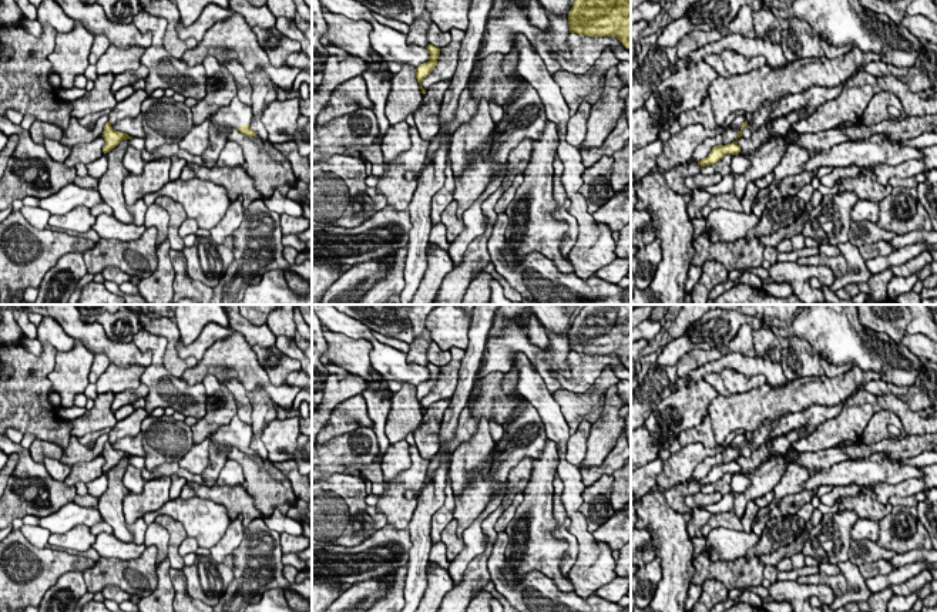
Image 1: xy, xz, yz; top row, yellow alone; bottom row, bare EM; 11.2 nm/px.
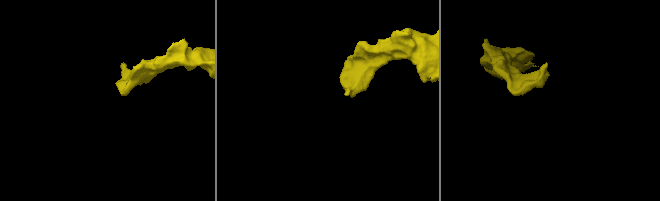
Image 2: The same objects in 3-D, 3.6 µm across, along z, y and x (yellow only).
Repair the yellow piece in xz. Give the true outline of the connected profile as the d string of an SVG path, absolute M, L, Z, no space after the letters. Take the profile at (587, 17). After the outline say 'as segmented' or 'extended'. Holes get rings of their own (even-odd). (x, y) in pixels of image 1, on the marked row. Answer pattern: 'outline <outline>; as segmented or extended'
outline M574 0L568 13L570 33L588 37L615 36L631 48L631 0Z; as segmented

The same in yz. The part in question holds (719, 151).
outline M733 141L728 145L716 145L712 148L711 154L705 158L698 161L698 165L706 167L712 165L715 172L721 174L722 176L731 174L731 161L733 155L740 152L740 147L738 141Z; extended

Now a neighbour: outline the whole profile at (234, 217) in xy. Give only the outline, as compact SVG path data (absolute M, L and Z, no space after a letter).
M242 196L232 201L228 206L224 218L209 231L211 239L215 243L224 243L224 241L231 236L244 221L244 206Z

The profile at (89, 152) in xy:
M103 137L95 138L93 142L88 144L77 144L71 147L71 152L68 158L64 161L64 165L68 168L74 168L77 164L91 164L95 159L104 155L103 147L105 141Z

